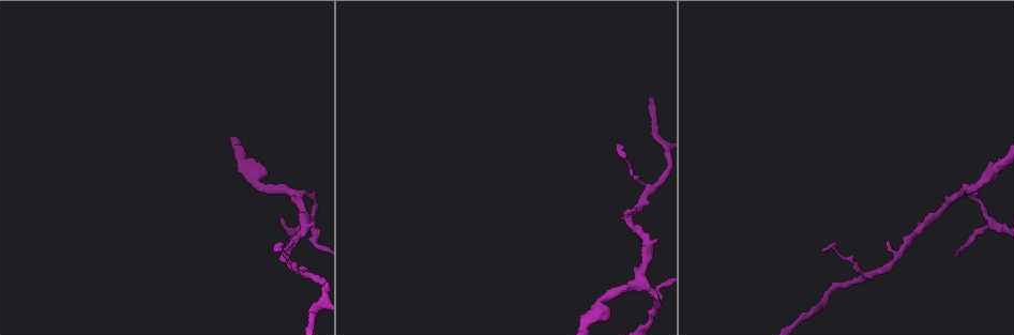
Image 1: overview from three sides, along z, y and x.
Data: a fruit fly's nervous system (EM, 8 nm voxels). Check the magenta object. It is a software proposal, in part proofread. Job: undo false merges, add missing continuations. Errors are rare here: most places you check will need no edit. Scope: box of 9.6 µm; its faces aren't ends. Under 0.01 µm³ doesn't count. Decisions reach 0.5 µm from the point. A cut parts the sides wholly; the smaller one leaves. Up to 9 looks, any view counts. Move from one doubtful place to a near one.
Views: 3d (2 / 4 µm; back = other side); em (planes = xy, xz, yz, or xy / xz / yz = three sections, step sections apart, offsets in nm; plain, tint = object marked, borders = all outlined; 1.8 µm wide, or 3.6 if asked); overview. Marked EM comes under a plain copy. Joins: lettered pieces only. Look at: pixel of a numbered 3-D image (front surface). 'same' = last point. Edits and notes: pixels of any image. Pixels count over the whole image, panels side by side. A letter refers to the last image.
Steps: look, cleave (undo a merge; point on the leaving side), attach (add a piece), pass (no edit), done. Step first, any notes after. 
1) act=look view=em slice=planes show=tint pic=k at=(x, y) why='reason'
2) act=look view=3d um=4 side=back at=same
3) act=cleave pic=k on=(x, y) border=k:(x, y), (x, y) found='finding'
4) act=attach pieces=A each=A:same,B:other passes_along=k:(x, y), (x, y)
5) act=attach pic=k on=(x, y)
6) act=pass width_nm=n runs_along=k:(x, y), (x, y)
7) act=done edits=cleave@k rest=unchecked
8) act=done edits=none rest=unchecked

act=look view=em slice=planes show=borders pic=1 at=(825, 250) why='branch stops here'

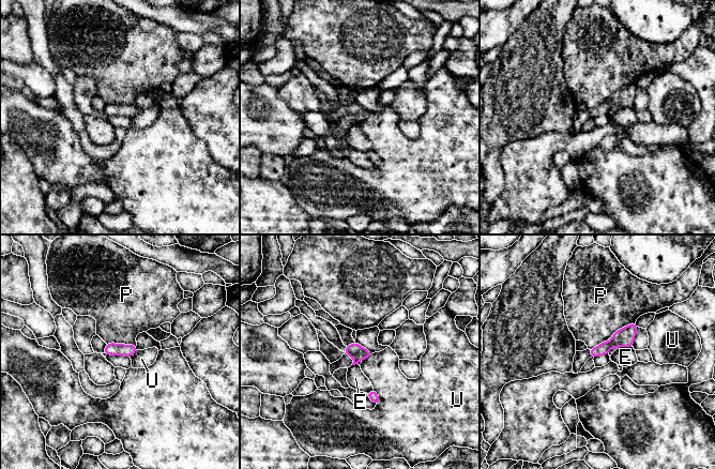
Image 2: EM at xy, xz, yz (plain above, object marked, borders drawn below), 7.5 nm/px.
act=pass longest_contact=P:240nm each=E:other,P:other,U:other runs_along=2:(634, 326), (622, 337), (593, 354) found='none of them fits'

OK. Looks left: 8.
act=look view=3d um=2 pic=1 at=(635, 210) why='an open end'

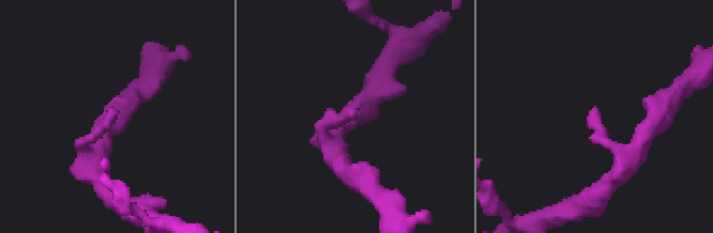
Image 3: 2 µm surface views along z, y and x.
act=look view=em slice=planes show=borders pic=3 at=(115, 113) why='now the EM'

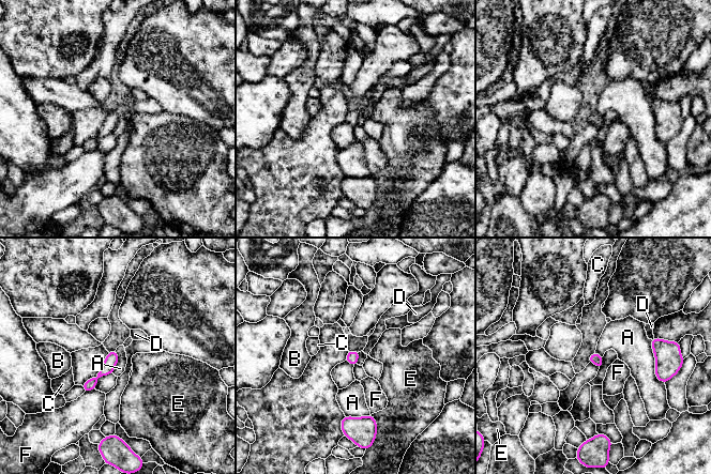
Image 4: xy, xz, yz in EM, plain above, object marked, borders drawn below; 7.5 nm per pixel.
act=pass each=A:other,B:other,C:other,D:other,E:other,F:other found='none of them fits'

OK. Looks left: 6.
act=look view=3d um=2 pic=1 at=(652, 311) why='sharp bend'

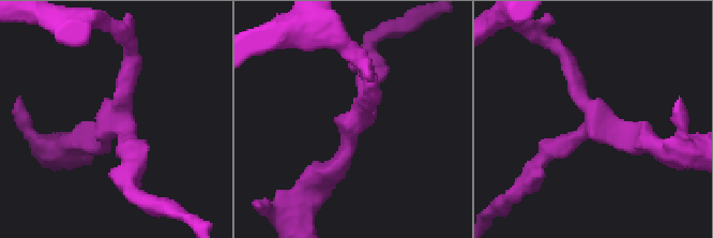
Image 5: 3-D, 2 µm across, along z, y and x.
act=look view=em slice=planes show=borders pic=5 at=(588, 117) why='need the tissue'

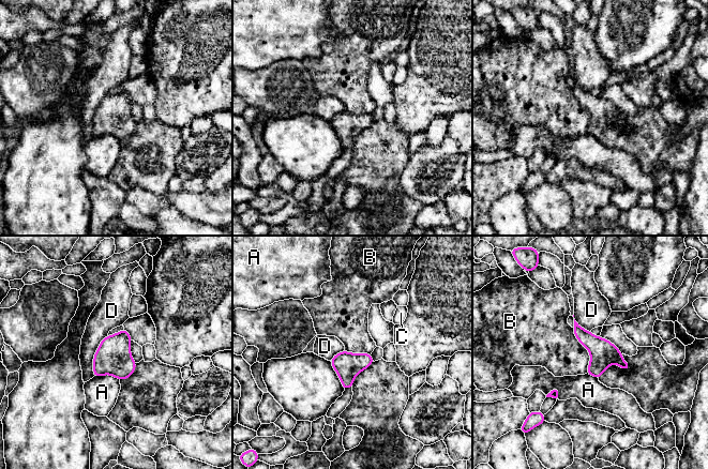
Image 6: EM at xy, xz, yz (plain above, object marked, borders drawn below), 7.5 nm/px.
act=pass width_nm=200 longest_contact=B:360nm each=A:other,B:other,C:other,D:other found='all the same cell'

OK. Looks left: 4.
act=look view=em slice=planes show=borders pic=1 at=(597, 305) why='calibre changes'

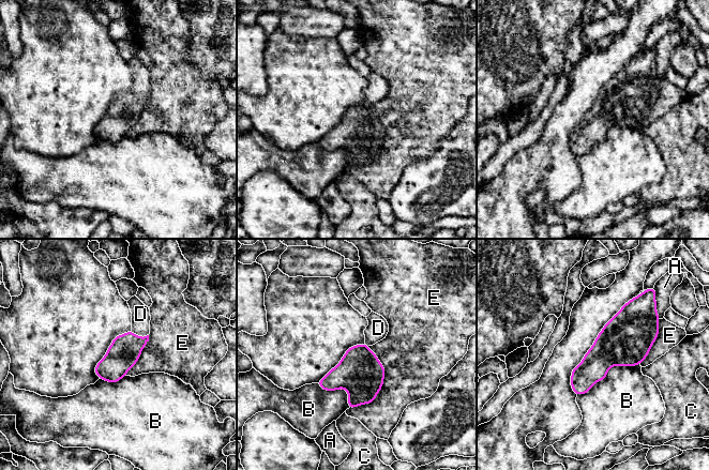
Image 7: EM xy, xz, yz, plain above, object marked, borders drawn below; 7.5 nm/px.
act=pass width_nm=240 each=A:other,B:other,C:other,D:other,E:other border=7:(367, 346), (383, 384), (348, 409) found='continuous, no second cell'

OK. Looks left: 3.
act=done edits=none rest=unchecked

